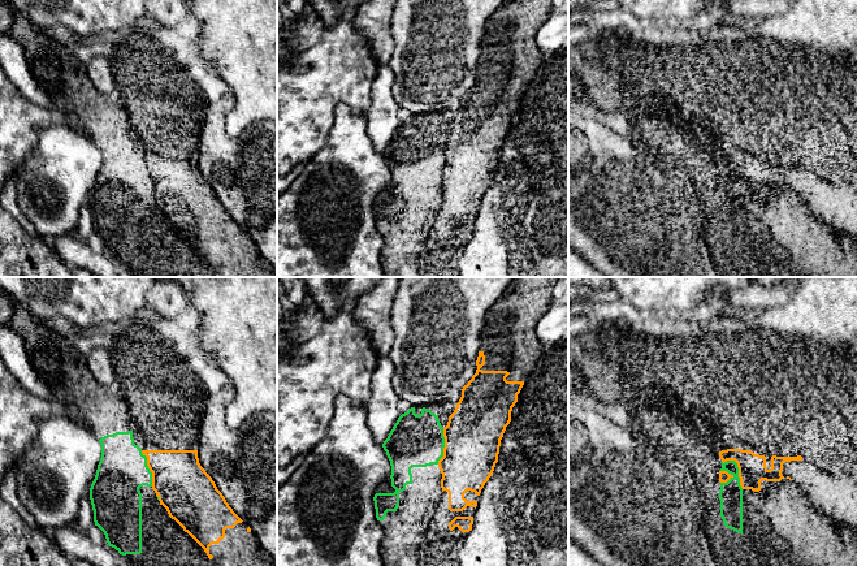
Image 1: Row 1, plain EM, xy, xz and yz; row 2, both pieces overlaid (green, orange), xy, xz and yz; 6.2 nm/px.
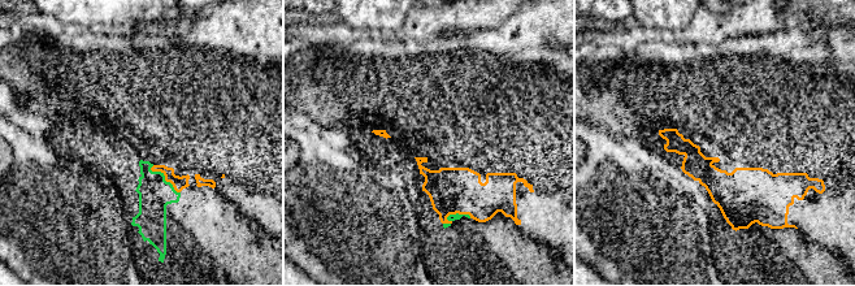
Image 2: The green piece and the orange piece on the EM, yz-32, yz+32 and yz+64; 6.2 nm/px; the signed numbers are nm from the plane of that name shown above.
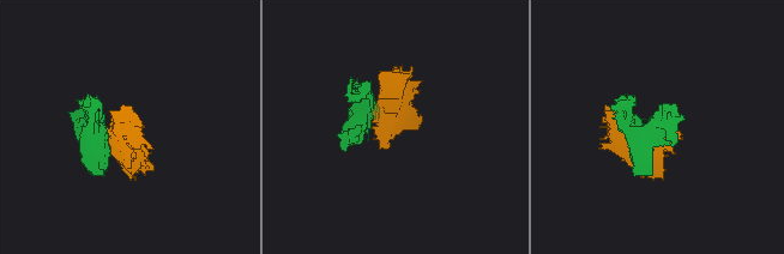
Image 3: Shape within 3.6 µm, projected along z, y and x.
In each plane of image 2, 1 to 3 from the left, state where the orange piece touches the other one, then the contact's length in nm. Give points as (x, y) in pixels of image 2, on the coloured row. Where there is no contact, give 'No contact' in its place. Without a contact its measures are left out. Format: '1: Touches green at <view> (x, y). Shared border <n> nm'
1: Touches green at yz-32 (164, 178). Shared border 240 nm
2: Touches green at yz+32 (454, 215). Shared border 180 nm
3: No contact

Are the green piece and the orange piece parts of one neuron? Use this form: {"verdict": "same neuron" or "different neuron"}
{"verdict": "different neuron"}

